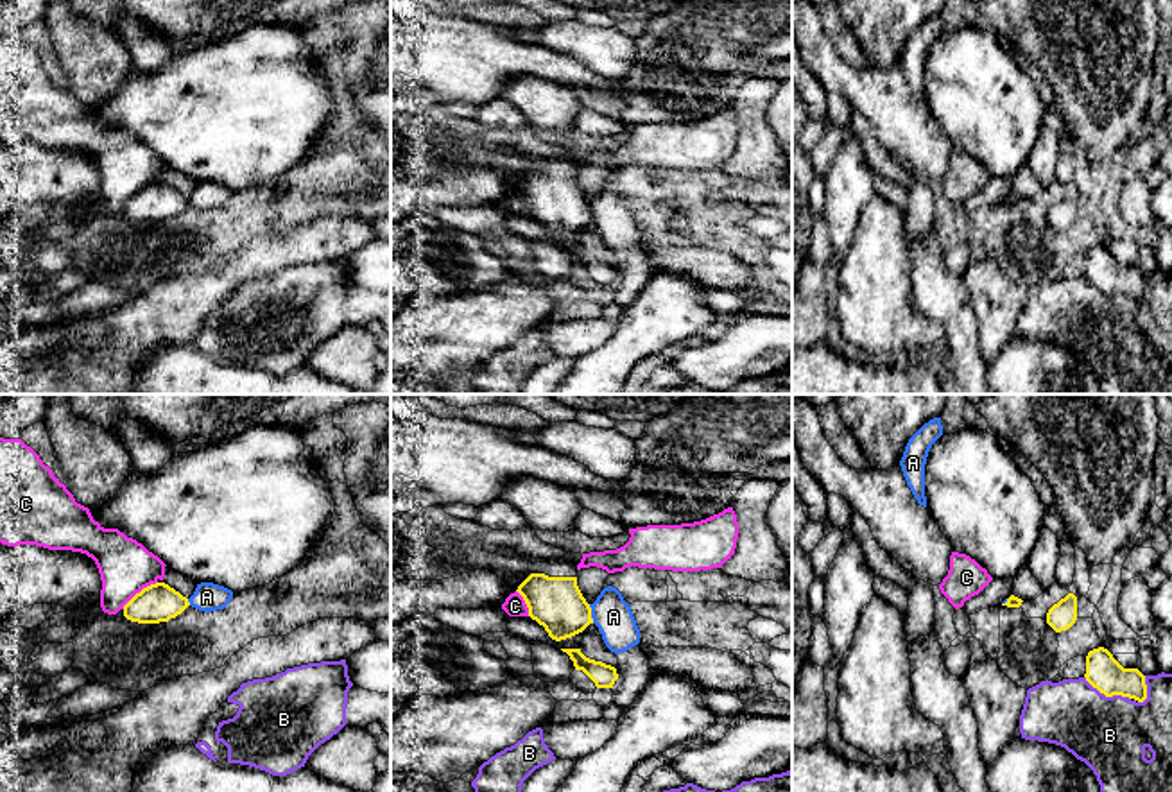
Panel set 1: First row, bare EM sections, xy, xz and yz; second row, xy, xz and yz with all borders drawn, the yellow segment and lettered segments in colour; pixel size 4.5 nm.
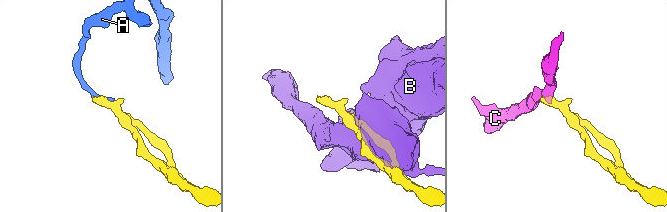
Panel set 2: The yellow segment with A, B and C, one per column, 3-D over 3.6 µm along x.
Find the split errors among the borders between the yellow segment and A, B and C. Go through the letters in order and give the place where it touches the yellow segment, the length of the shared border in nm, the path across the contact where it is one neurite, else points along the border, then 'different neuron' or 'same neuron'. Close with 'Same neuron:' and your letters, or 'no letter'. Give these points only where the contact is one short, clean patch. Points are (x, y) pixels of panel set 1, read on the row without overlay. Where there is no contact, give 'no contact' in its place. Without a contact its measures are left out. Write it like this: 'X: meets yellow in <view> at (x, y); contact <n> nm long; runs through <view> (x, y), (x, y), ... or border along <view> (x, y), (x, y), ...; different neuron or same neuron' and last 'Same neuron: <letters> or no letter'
A: meets yellow in xz at (590, 212); contact 90 nm long; border along xz (588, 203), (594, 221); different neuron
B: meets yellow in yz at (1106, 294); contact 240 nm long; different neuron
C: meets yellow in xy at (140, 190); contact 200 nm long; border along xy (156, 180), (144, 185), (122, 206); different neuron
Same neuron: no letter

